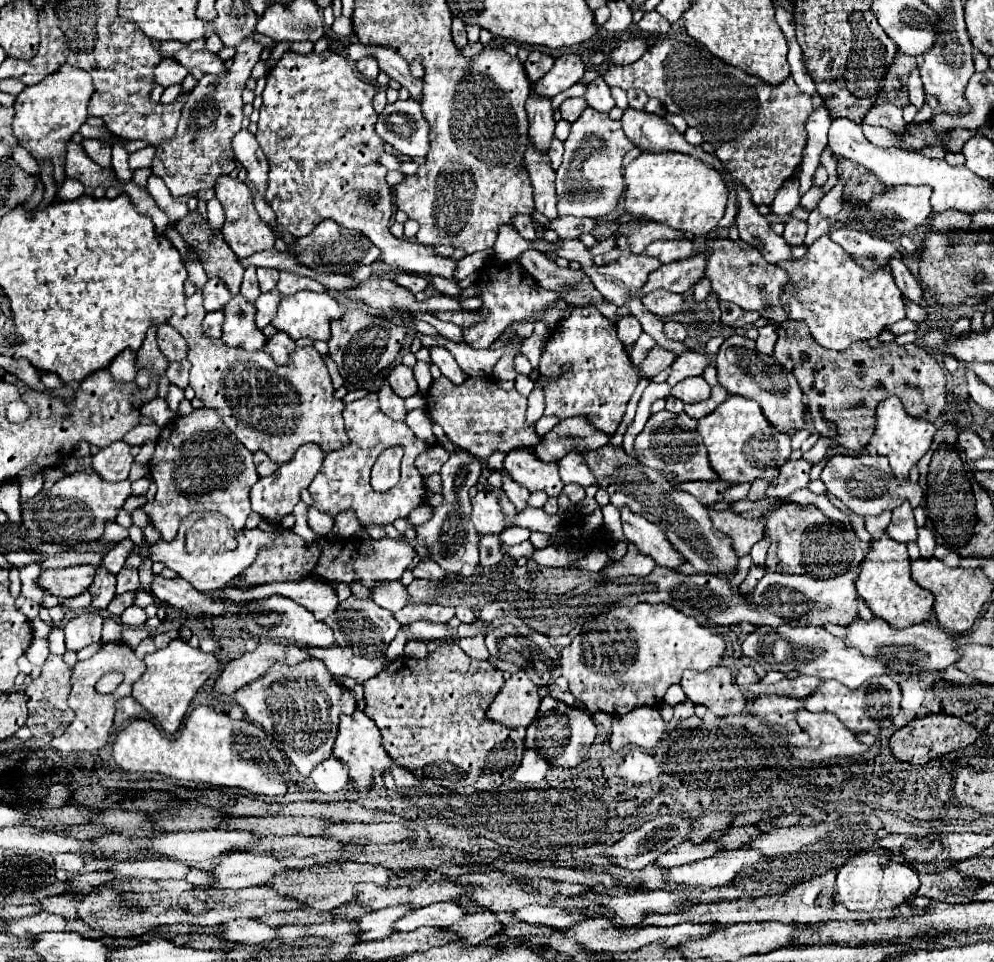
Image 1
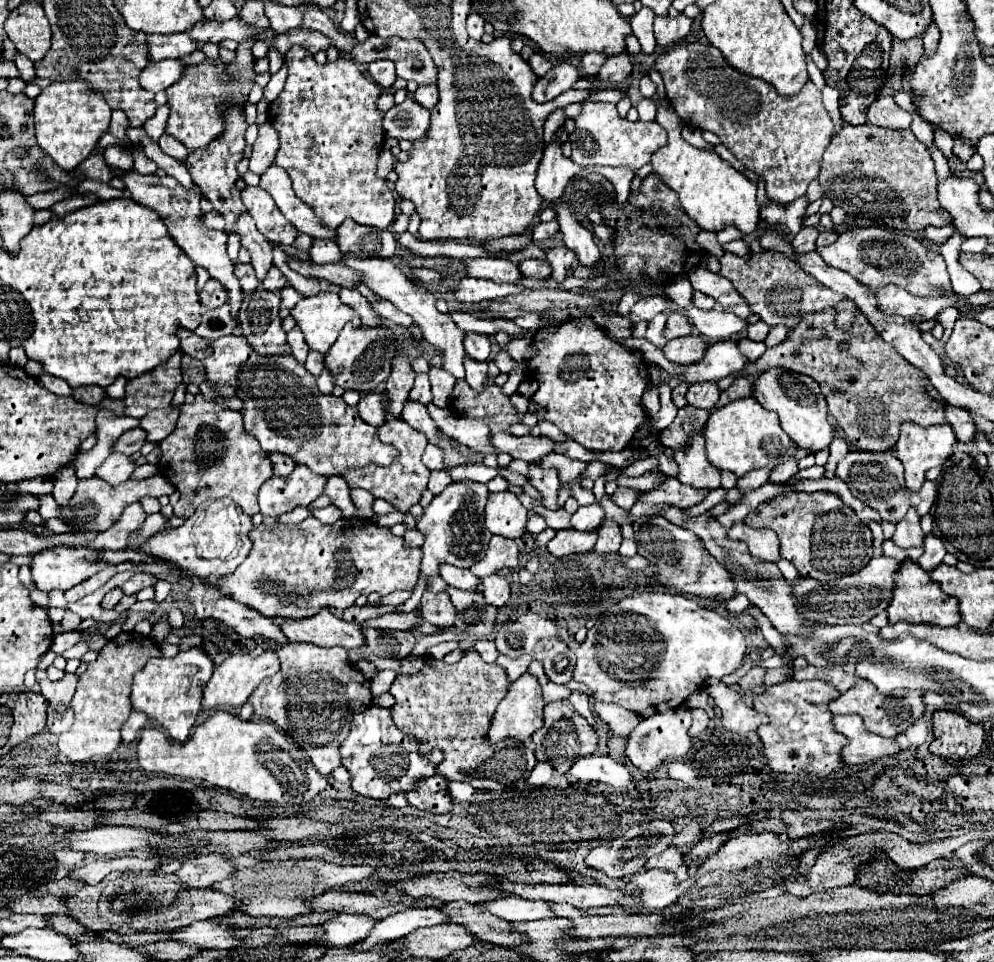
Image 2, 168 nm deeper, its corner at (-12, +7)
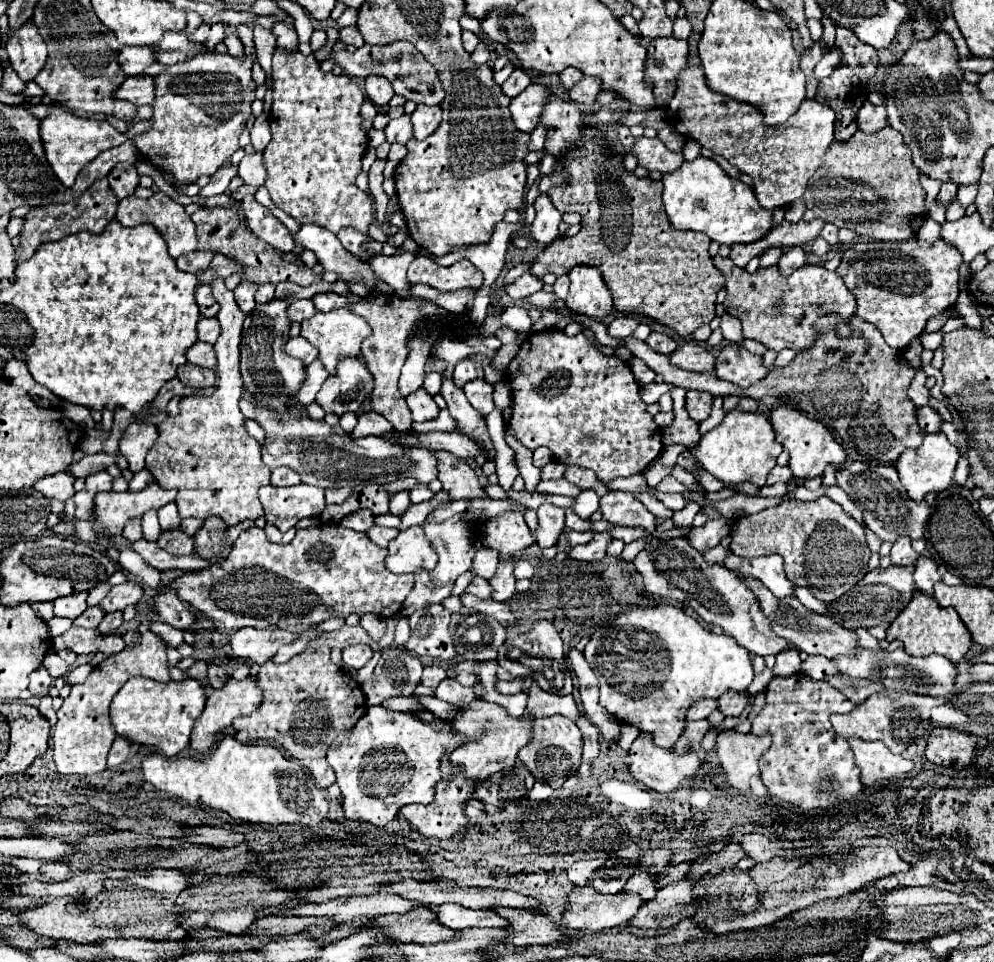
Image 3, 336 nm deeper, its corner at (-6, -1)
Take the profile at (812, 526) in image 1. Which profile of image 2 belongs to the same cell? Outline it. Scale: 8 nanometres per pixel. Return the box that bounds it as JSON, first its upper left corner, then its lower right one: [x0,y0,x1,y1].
[743,492,873,582]

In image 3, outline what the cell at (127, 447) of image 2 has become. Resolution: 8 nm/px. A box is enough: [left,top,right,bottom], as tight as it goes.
[69,454,117,476]

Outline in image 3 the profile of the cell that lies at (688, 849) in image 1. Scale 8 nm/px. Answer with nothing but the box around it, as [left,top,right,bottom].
[625,872,657,900]

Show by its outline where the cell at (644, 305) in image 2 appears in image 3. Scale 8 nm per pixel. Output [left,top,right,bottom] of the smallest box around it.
[607,316,639,338]

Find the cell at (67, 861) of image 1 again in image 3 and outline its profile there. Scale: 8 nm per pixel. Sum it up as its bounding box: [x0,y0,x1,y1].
[41,862,69,882]

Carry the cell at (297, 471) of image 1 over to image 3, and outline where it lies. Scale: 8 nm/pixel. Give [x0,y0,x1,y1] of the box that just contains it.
[259,482,325,532]

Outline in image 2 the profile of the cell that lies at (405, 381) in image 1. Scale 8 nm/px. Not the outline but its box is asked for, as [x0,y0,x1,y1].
[409,374,433,404]

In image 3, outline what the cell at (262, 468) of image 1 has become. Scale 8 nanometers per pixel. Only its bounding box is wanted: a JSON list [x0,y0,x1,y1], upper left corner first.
[271,466,301,486]

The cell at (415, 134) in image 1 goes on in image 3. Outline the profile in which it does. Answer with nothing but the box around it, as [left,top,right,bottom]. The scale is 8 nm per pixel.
[385,114,413,144]

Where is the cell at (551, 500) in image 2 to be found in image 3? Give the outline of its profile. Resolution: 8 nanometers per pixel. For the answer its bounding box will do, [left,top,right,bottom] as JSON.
[535,502,565,548]

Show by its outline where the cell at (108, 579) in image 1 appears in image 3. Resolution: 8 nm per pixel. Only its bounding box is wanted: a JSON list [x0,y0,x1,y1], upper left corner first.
[73,606,105,628]

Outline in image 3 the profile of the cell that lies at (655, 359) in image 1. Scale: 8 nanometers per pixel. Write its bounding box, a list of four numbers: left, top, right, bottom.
[669,344,715,372]

